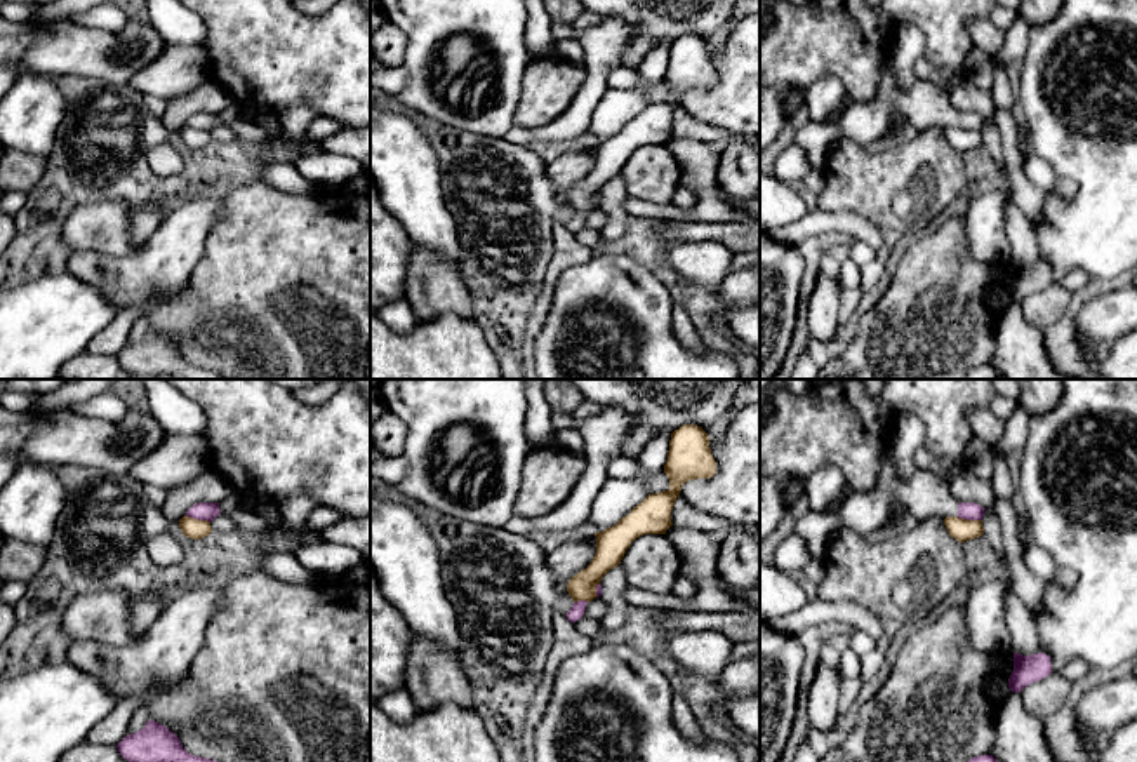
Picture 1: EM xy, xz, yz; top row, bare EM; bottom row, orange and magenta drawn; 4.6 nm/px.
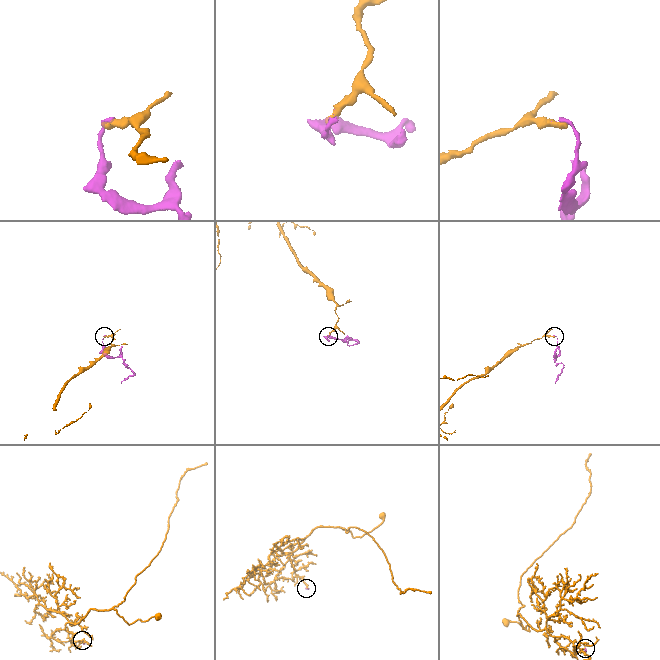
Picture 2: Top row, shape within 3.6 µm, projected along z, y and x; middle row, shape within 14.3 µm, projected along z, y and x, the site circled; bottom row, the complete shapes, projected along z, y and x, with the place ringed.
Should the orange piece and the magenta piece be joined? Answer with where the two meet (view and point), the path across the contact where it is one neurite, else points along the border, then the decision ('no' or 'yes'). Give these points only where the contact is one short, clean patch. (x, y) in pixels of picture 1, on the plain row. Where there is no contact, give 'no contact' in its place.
contact xy (195, 129); border xy (185, 126), (209, 133); no

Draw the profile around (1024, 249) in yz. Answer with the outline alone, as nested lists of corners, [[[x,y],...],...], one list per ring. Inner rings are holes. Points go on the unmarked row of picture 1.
[[[1012,197],[1005,204],[1005,233],[1010,242],[1012,263],[1031,266],[1040,263],[1040,247],[1031,221],[1015,205]]]

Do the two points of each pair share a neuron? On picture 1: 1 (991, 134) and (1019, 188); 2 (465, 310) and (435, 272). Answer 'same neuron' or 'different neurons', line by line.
1: different neurons
2: same neuron

